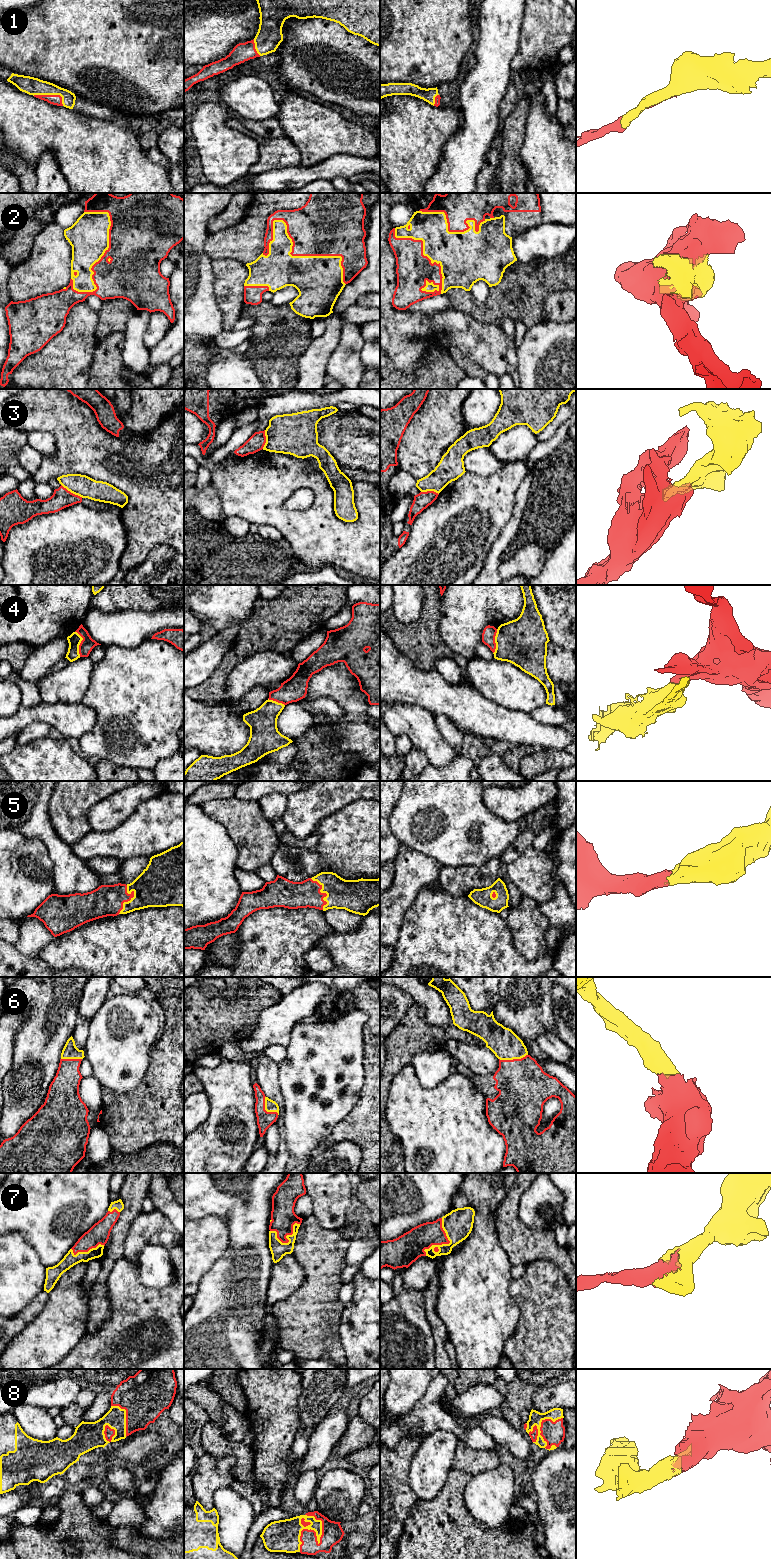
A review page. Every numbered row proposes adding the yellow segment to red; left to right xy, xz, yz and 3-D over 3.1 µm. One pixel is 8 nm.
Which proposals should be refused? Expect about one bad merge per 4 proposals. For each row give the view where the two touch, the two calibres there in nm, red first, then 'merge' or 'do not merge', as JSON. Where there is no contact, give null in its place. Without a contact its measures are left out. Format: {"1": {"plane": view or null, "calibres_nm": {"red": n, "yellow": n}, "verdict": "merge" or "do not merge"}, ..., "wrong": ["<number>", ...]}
{"1": {"plane": "xy", "calibres_nm": {"red": 80, "yellow": 140}, "verdict": "merge"}, "2": {"plane": "xz", "calibres_nm": {"red": 460, "yellow": 380}, "verdict": "merge"}, "3": {"plane": "xy", "calibres_nm": {"red": 160, "yellow": 170}, "verdict": "do not merge"}, "4": {"plane": "xy", "calibres_nm": {"red": 110, "yellow": 110}, "verdict": "do not merge"}, "5": {"plane": "xy", "calibres_nm": {"red": 260, "yellow": 360}, "verdict": "merge"}, "6": {"plane": "yz", "calibres_nm": {"red": 400, "yellow": 240}, "verdict": "merge"}, "7": {"plane": "yz", "calibres_nm": {"red": 200, "yellow": 240}, "verdict": "merge"}, "8": {"plane": "xz", "calibres_nm": {"red": 180, "yellow": 260}, "verdict": "merge"}, "wrong": ["3", "4"]}

